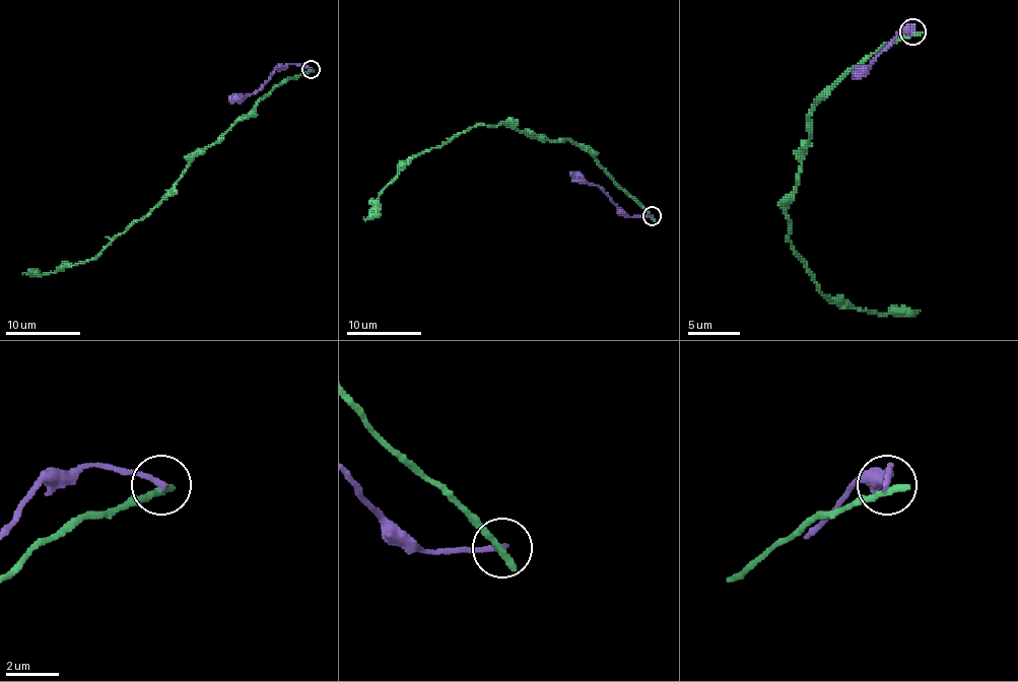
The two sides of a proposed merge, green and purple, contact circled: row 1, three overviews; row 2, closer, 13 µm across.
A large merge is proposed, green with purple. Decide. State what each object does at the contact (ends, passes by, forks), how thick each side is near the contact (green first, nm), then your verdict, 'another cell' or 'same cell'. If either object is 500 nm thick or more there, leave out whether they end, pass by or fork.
green ends there; purple ends there; 300 nm thick on the green side, 220 nm on the other; another cell

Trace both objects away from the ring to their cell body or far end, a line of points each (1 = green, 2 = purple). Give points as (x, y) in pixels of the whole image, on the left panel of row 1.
1: (310, 69), (287, 77), (199, 152), (157, 203), (93, 258), (41, 274), (22, 274)
2: (310, 69), (287, 64), (280, 66), (256, 92), (229, 101)

